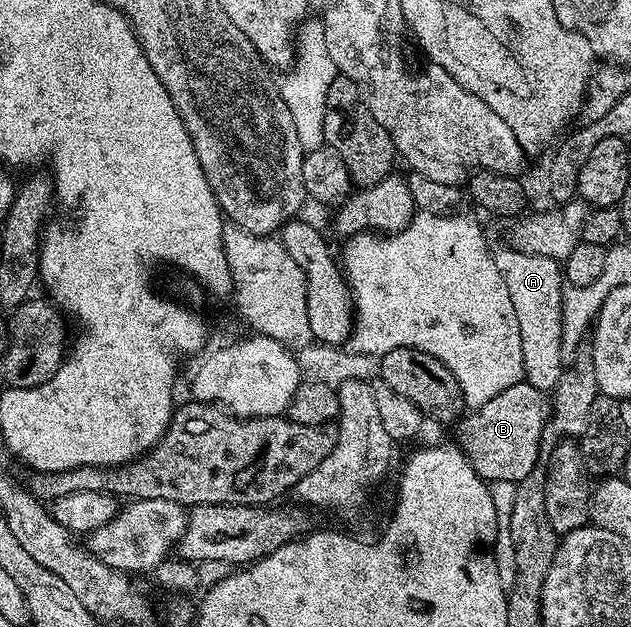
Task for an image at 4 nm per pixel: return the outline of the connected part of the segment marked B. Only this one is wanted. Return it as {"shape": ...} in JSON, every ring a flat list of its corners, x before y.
{"shape":[[525,380,504,388,500,396,492,396,488,404,471,409,457,423,457,445,465,452,466,459,476,468,480,477,487,483,518,483,536,468,540,452,540,440,552,409,547,391,532,388]]}

